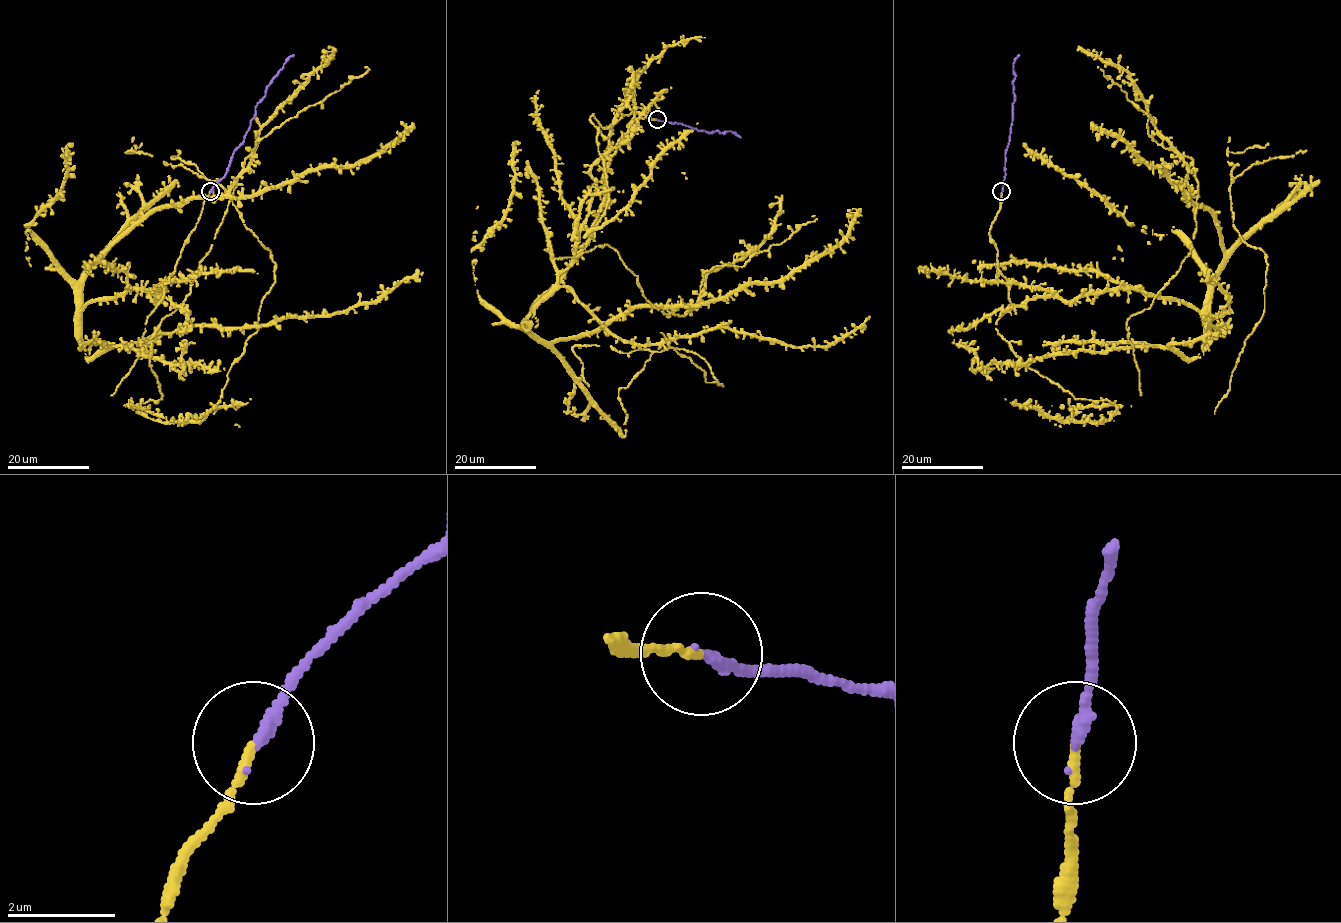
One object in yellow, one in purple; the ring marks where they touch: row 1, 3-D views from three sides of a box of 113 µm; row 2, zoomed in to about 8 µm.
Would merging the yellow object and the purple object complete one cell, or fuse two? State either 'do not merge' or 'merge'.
merge

